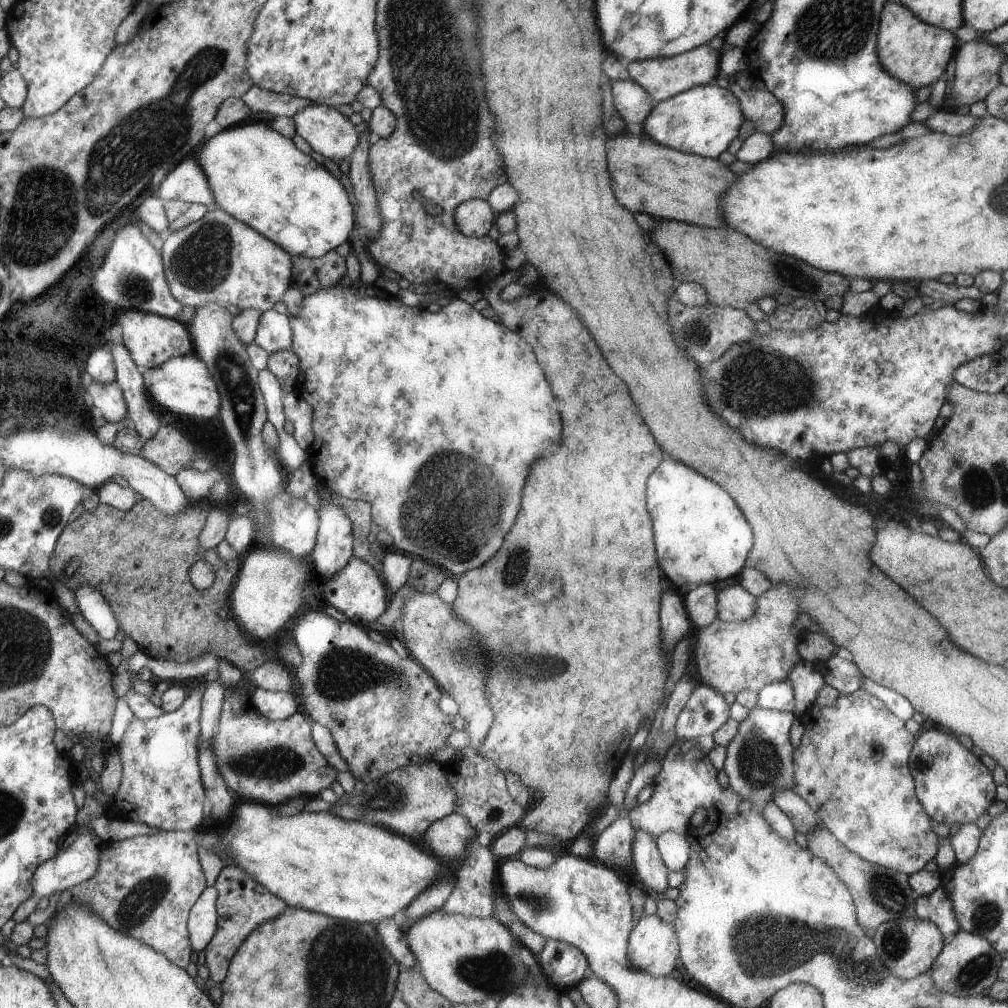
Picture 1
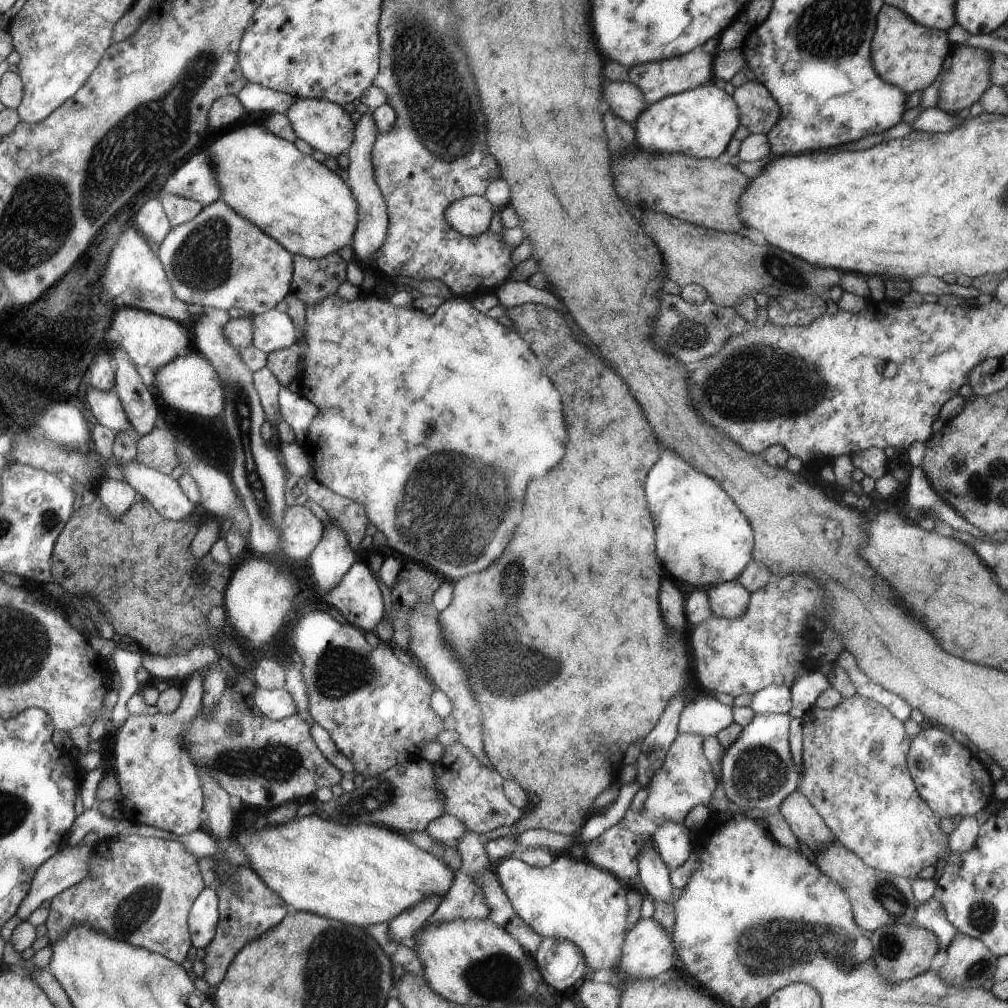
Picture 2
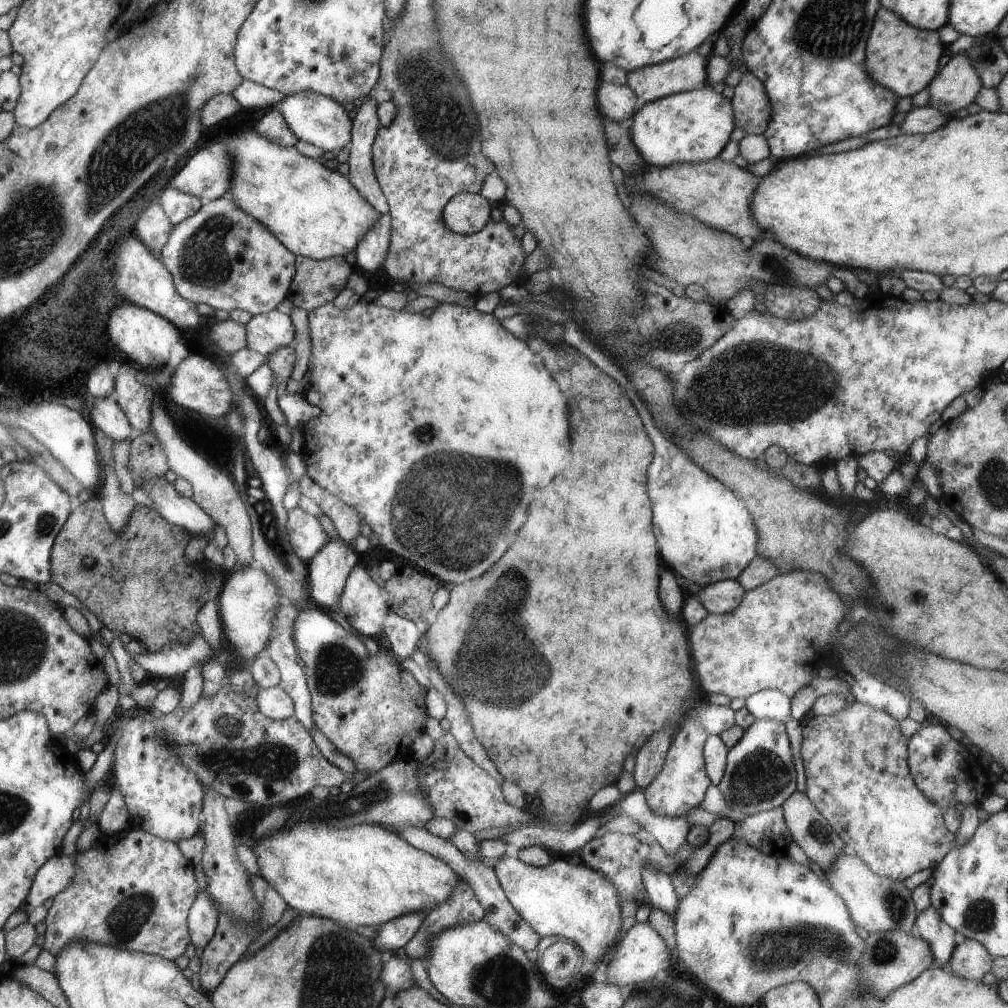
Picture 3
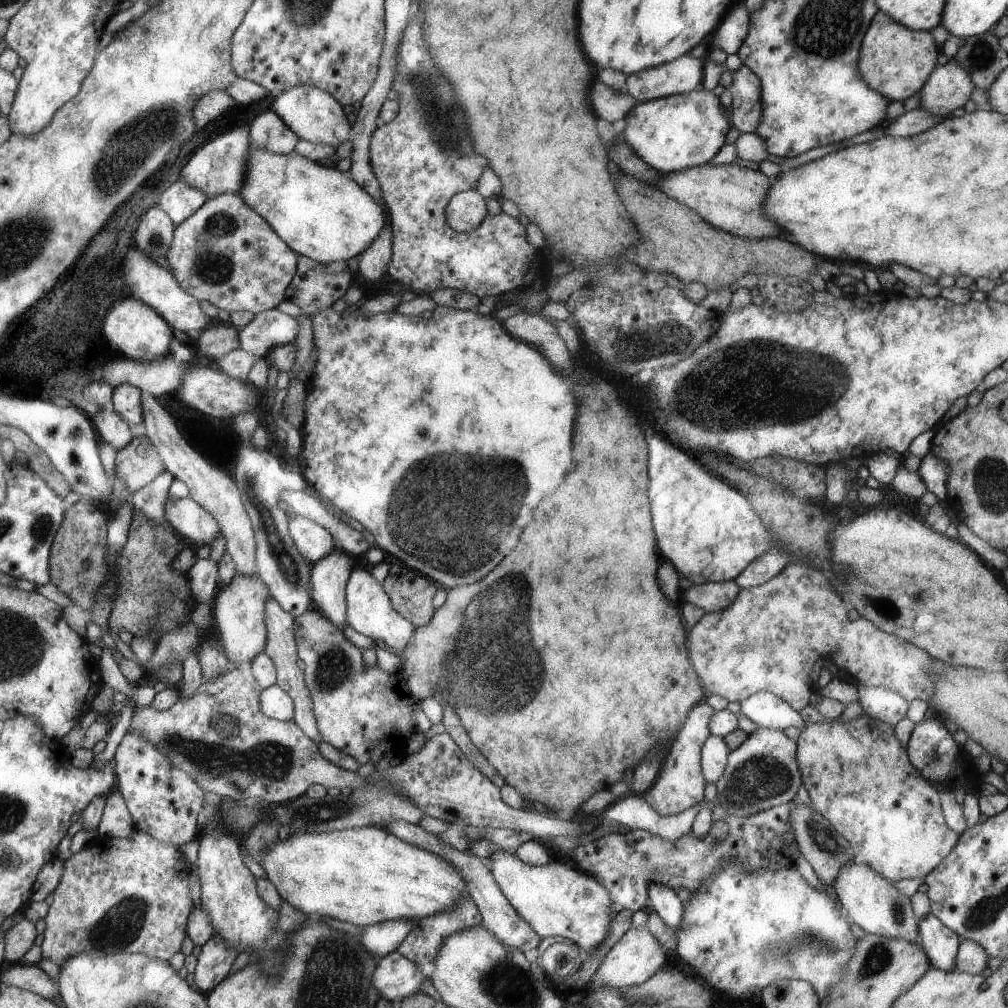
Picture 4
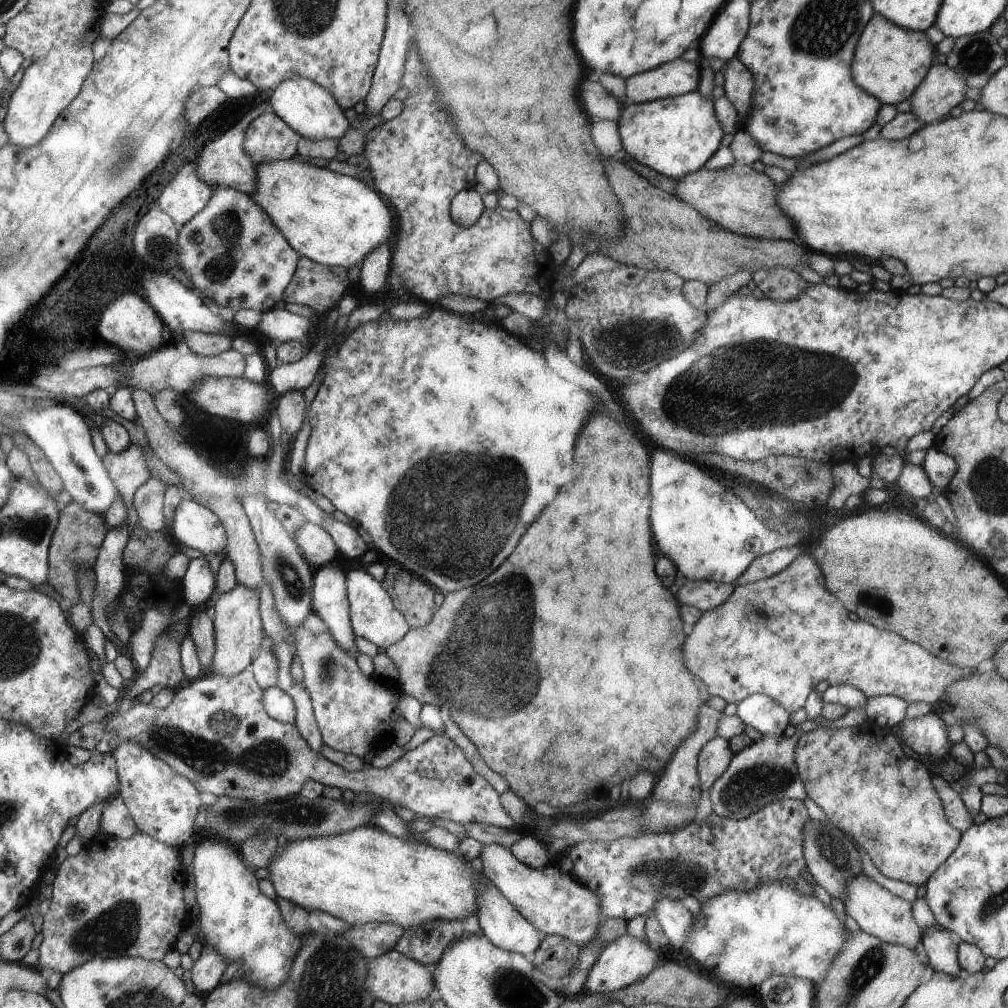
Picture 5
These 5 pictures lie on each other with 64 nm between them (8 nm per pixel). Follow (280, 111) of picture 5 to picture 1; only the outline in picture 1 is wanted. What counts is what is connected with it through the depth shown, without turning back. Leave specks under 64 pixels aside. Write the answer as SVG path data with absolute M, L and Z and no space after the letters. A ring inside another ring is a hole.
M308 104L293 119L312 150L334 162L350 159L359 146L359 128L334 107Z

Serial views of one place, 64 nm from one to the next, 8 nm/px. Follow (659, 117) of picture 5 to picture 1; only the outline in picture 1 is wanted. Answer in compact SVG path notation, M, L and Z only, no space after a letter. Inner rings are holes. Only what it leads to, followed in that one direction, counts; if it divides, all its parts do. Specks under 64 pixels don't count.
M713 83L688 89L658 103L642 128L648 140L683 153L718 159L734 142L744 121L739 98Z

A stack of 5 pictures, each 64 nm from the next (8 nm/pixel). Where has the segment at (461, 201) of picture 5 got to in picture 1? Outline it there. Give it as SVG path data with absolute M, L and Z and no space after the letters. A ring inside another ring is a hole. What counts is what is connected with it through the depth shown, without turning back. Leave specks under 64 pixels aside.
M472 199L456 206L455 223L464 236L472 238L484 237L492 228L494 211L488 201Z

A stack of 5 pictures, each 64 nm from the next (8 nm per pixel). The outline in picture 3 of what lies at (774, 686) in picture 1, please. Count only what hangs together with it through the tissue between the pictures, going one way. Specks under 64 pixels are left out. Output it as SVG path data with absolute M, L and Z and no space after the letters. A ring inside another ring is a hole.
M776 688L760 690L749 696L745 706L755 720L782 720L782 724L786 724L792 719L791 698Z

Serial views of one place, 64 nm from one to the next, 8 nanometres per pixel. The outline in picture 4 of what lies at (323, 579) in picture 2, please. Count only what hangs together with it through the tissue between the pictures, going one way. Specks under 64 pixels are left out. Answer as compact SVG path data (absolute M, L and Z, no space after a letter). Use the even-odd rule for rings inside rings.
M336 548L326 558L310 564L310 596L313 607L344 631L347 580L356 564L355 557Z

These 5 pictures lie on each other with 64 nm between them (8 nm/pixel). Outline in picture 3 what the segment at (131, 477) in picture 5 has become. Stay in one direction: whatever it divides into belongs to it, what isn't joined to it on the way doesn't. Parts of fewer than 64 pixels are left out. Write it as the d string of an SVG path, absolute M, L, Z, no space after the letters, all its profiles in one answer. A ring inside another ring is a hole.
M151 429L140 434L132 441L130 448L132 450L130 450L128 468L130 468L133 474L135 488L142 489L148 494L160 516L174 525L179 525L180 528L187 529L192 534L192 537L198 534L198 536L211 538L213 536L215 520L212 520L212 517L208 516L208 513L204 512L204 509L200 508L196 501L177 492L174 482L170 483L166 479L165 474L170 470L170 466L168 466L168 458L164 454L162 444L156 438L156 434Z

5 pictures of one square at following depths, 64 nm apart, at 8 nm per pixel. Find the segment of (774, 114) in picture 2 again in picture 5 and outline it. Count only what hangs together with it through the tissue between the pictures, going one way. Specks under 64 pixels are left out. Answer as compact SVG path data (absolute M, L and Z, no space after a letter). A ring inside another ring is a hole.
M737 56L727 61L722 74L724 74L725 95L736 108L737 127L743 129L746 120L751 119L753 111L755 76L743 61L738 60Z

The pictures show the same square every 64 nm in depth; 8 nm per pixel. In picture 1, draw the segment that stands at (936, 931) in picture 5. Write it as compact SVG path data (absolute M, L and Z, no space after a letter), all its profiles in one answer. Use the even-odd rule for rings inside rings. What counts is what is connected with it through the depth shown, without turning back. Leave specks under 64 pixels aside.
M938 887L928 896L916 895L915 912L915 918L930 920L932 924L938 925L943 930L944 937L958 932L956 912L944 888Z

